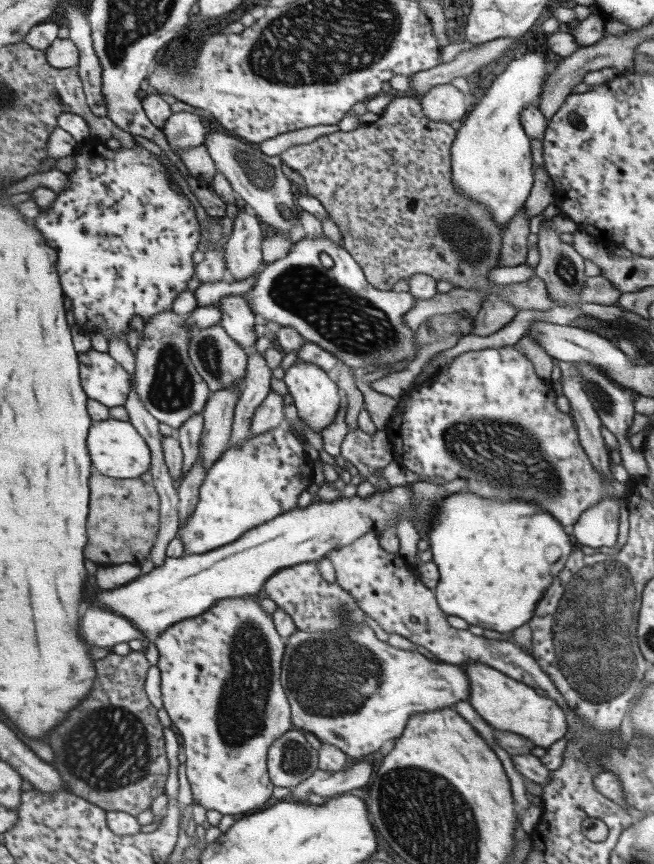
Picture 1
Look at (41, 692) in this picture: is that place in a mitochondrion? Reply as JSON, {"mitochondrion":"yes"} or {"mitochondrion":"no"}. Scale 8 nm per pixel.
{"mitochondrion":"no"}

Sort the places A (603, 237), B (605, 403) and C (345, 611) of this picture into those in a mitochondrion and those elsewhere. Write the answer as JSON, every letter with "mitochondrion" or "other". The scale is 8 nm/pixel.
{"A":"other","B":"mitochondrion","C":"mitochondrion"}

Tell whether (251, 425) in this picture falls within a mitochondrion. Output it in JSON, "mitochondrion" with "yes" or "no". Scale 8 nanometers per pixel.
{"mitochondrion":"no"}

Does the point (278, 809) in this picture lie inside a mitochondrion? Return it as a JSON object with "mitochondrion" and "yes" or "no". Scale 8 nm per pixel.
{"mitochondrion":"no"}

